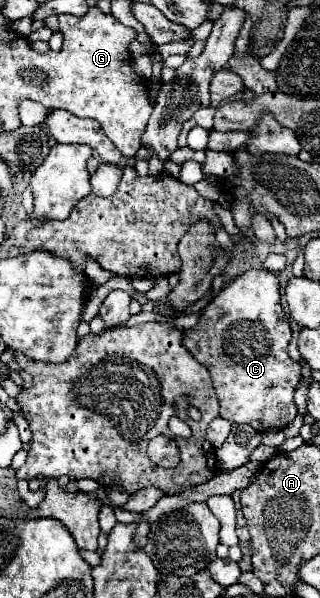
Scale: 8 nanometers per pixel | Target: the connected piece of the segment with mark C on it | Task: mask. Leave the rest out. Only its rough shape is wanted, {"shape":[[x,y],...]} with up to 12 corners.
{"shape":[[278,277],[232,279],[184,331],[220,417],[296,415],[300,363]]}

